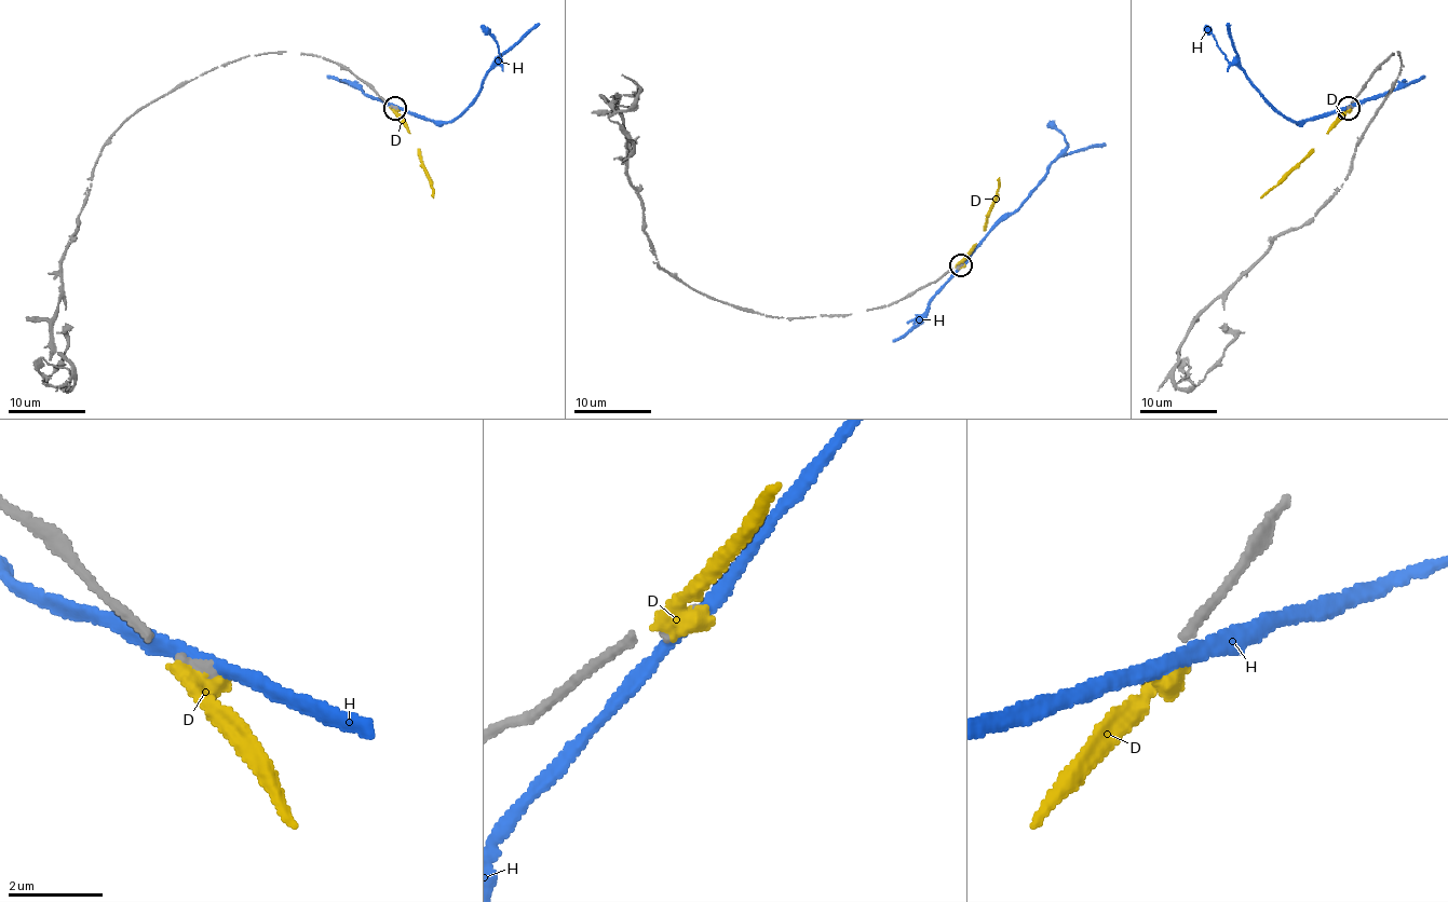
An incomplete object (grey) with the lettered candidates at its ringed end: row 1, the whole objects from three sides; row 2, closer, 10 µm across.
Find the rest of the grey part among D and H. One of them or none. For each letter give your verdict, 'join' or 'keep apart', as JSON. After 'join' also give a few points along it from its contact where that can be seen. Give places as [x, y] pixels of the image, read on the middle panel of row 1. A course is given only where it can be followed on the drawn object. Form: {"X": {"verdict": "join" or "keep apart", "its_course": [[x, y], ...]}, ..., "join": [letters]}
{"D": {"verdict": "join", "its_course": [[959, 265], [984, 231], [986, 214], [998, 192], [1000, 177]]}, "H": {"verdict": "keep apart"}, "join": ["D"]}

